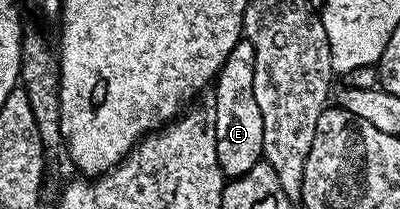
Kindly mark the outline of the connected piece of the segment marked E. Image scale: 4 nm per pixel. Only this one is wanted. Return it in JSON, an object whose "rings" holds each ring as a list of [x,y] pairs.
{"rings":[[[243,39],[236,43],[236,47],[232,47],[216,78],[218,90],[212,94],[216,111],[216,155],[222,168],[222,175],[227,179],[244,175],[244,171],[248,171],[256,162],[263,160],[264,119],[260,115],[260,107],[256,107],[253,78],[252,43]]]}

